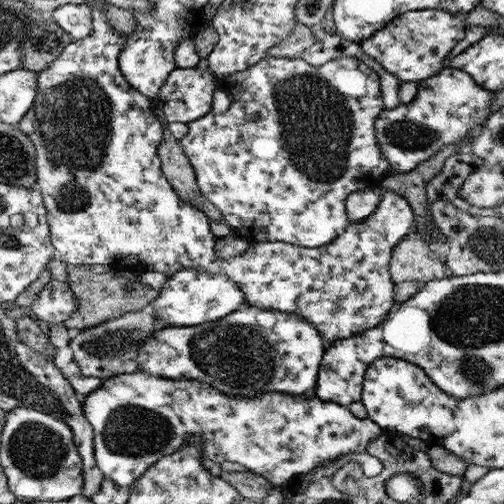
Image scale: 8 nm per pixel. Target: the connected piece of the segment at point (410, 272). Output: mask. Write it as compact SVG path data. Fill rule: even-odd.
M416 230L396 246L390 260L391 279L400 282L422 282L441 280L446 277L444 264L430 252L428 240Z

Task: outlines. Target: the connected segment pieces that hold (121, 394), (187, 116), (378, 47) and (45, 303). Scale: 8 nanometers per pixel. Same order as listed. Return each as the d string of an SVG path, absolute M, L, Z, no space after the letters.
M140 371L103 379L96 390L81 400L84 413L95 428L95 459L99 469L108 479L127 487L134 485L156 461L182 449L193 434L208 438L208 446L204 446L205 458L214 462L238 462L263 476L272 486L280 487L296 475L319 471L320 464L335 461L337 457L365 452L367 446L383 433L383 429L370 418L360 420L347 406L320 400L318 396L304 397L281 392L248 398L230 396L205 382L175 381Z
M201 65L185 69L179 66L174 68L167 78L166 84L159 90L157 97L167 122L183 122L188 124L210 113L214 104L217 84L218 78L208 68Z
M410 9L400 14L374 37L359 43L363 49L377 59L387 71L391 71L401 82L418 82L434 77L444 68L445 59L467 34L465 19L461 14L449 11Z
M52 281L30 307L30 315L50 324L62 324L79 308L79 299L70 284Z

